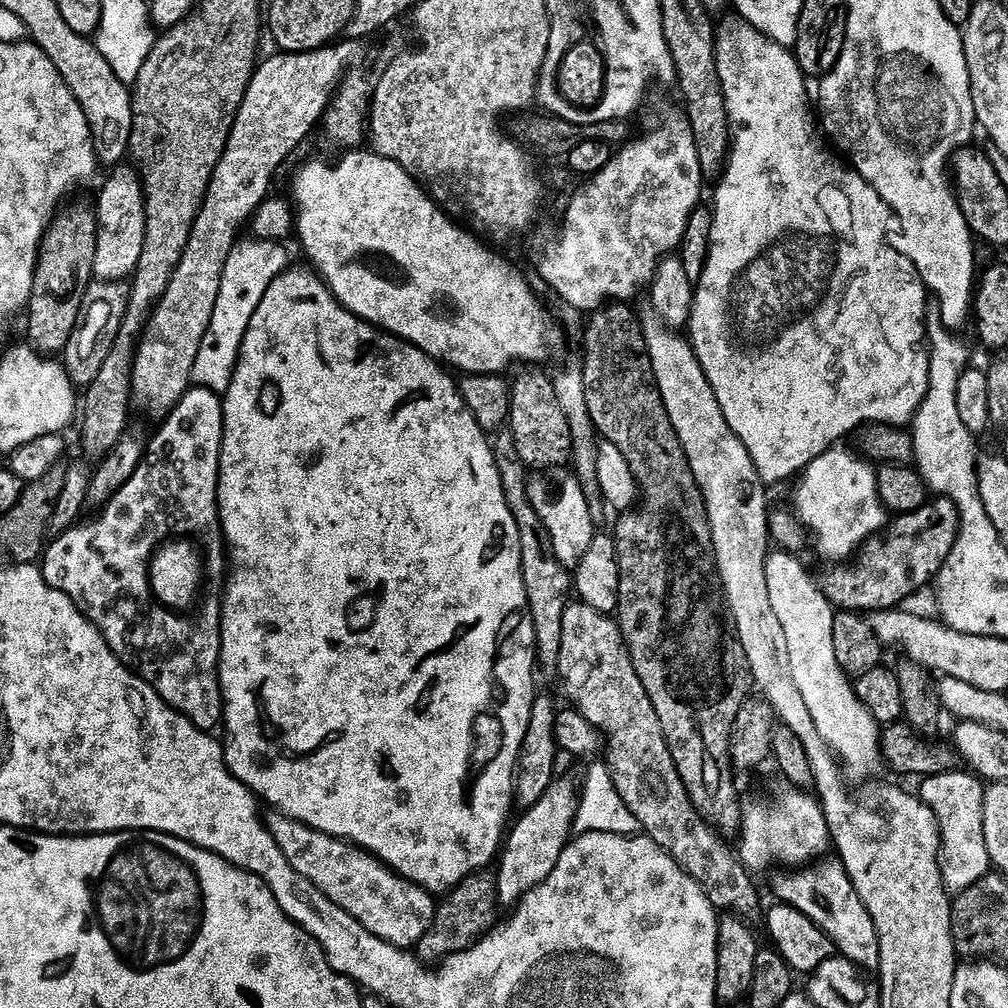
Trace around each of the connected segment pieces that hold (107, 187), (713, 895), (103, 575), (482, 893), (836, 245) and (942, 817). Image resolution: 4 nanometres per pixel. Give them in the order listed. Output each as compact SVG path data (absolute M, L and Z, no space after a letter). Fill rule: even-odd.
M116 166L104 180L100 197L94 201L97 245L92 275L98 280L123 281L136 269L144 237L144 186L135 167Z
M579 598L569 599L566 610L562 614L562 638L554 669L560 675L560 684L568 695L567 703L600 731L606 747L602 752L602 760L612 776L615 799L621 800L623 811L633 816L640 823L639 831L649 836L698 886L702 886L702 894L713 908L738 916L745 922L761 919L760 896L756 886L737 855L722 844L721 837L715 829L709 827L701 818L690 798L686 794L686 786L682 786L682 778L678 778L678 770L674 770L674 758L670 758L670 750L666 746L666 738L662 734L662 725L658 723L658 714L654 714L654 706L650 702L650 694L646 694L646 686L638 678L634 670L634 662L628 653L626 642L620 633L619 623L611 615L594 610L594 606L586 606Z
M189 386L182 394L180 401L171 408L163 420L159 421L157 428L160 429L153 434L152 440L150 436L150 439L147 441L144 457L140 460L139 466L134 470L134 474L130 474L130 478L126 478L126 482L122 482L113 491L116 493L105 502L100 516L86 521L85 524L82 524L83 522L76 522L71 528L65 529L64 532L53 535L47 541L46 547L42 552L42 559L38 564L40 572L46 578L46 582L50 586L62 590L75 602L80 613L101 632L104 636L104 641L110 646L112 653L123 664L128 665L133 672L148 681L149 684L152 684L156 693L171 708L176 708L191 724L205 730L215 729L215 724L217 727L222 720L222 697L220 694L220 606L222 603L222 589L226 584L226 545L220 531L220 511L216 509L216 483L218 482L218 470L220 469L220 443L222 442L223 417L224 406L221 397L217 393L211 392L208 388ZM171 536L176 538L191 537L202 553L202 564L206 569L206 587L199 593L198 598L194 599L185 608L157 600L155 594L152 592L149 580L149 561L155 550Z
M491 871L472 872L462 882L439 897L429 928L414 945L416 957L425 962L439 962L445 956L469 948L474 940L480 939L493 927L492 907L497 907L496 877Z
M739 15L736 16L726 17L721 24L717 23L714 28L716 73L720 79L722 94L724 95L724 105L726 106L726 114L728 115L730 147L722 165L722 175L715 181L715 183L717 182L716 189L712 192L712 204L710 203L712 221L710 222L710 230L708 231L708 253L704 259L704 268L700 271L699 278L694 281L692 305L690 306L689 318L686 325L686 339L688 343L692 345L692 355L695 356L696 361L700 363L700 368L704 371L704 378L709 388L711 388L714 398L718 402L718 406L722 410L722 418L728 423L733 434L740 439L742 446L746 446L746 450L750 454L750 458L756 467L757 474L760 475L761 481L763 481L765 485L771 486L771 484L778 483L779 480L786 479L791 472L793 472L793 474L799 473L815 456L822 454L827 448L833 447L837 442L843 441L840 439L842 439L847 432L854 431L859 424L868 424L864 426L875 426L878 424L904 426L911 421L912 415L918 410L918 406L922 402L922 398L928 389L928 352L926 348L920 345L924 340L924 296L926 300L926 289L924 283L920 280L919 274L916 273L915 266L910 262L910 258L906 258L890 243L890 236L888 240L888 220L890 224L890 213L882 202L879 194L872 186L866 183L858 173L852 171L847 163L841 162L841 164L839 164L839 162L824 149L825 141L822 139L821 133L814 123L813 113L812 116L808 113L808 104L810 108L810 92L804 89L806 77L804 73L801 72L795 55L793 55L785 45L774 42L769 39L768 36L763 36L757 28L750 26L747 20L741 18Z
M949 770L919 781L918 795L932 811L940 832L940 873L949 893L961 892L990 871L986 838L982 838L982 798L985 785L971 771Z

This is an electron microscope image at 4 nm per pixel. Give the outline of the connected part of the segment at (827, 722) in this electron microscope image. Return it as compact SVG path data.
M772 550L764 557L764 574L766 578L766 590L770 594L770 606L774 608L774 615L778 618L778 622L782 624L782 634L786 634L786 654L790 654L790 674L794 677L794 686L798 686L799 692L802 694L802 702L806 702L806 710L810 710L810 718L814 718L814 726L818 735L824 739L828 751L836 757L845 777L851 780L864 780L871 772L876 772L882 768L882 757L880 755L880 733L881 725L877 724L876 719L869 714L860 699L856 696L856 690L853 681L849 679L843 670L838 666L838 658L834 658L834 642L832 641L832 617L834 615L833 605L829 604L828 599L824 597L821 585L812 581L810 573L804 569L804 564L799 560L799 555L793 554L791 551Z

